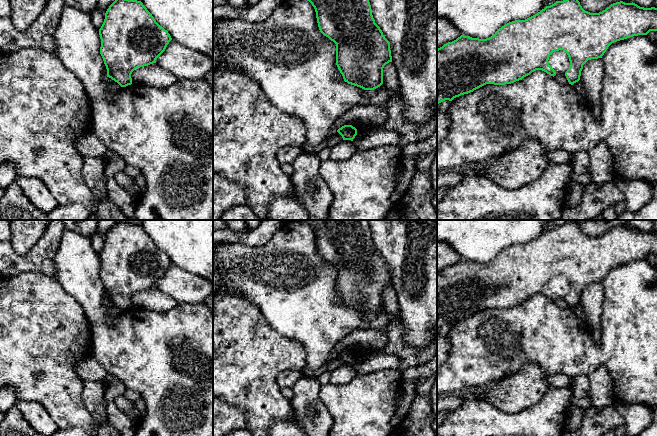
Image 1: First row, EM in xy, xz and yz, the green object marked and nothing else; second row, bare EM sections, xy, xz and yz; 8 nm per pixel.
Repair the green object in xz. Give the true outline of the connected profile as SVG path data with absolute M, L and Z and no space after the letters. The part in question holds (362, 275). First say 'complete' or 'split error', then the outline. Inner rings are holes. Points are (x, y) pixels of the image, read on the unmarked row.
complete; M303 220L315 233L320 256L336 268L336 289L348 308L374 314L383 308L383 292L392 286L390 266L375 247L368 220Z

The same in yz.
split error; M568 222L563 225L556 225L554 228L550 230L546 230L537 238L525 243L525 244L515 244L509 246L499 252L495 258L486 263L472 262L469 260L461 259L456 264L452 266L448 266L444 268L442 271L437 273L437 328L449 324L452 325L454 322L459 321L464 318L468 318L473 316L474 314L486 309L486 308L494 308L494 309L505 309L511 308L516 305L522 304L524 301L530 299L532 296L536 294L542 294L549 298L550 300L556 300L557 298L563 298L569 308L573 309L574 307L580 304L581 295L583 293L583 289L591 283L602 282L608 271L617 265L624 264L633 260L638 259L647 259L650 255L657 255L657 232L644 232L640 231L635 227L625 227L623 225L616 226L611 228L605 234L599 237L590 237L585 235L577 222Z

